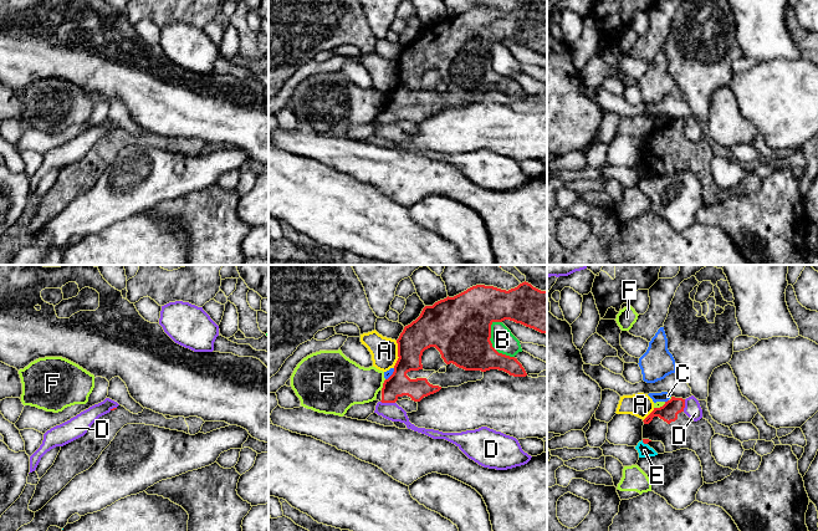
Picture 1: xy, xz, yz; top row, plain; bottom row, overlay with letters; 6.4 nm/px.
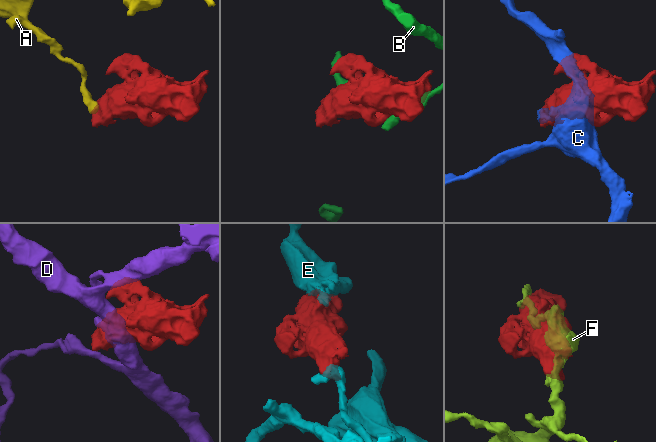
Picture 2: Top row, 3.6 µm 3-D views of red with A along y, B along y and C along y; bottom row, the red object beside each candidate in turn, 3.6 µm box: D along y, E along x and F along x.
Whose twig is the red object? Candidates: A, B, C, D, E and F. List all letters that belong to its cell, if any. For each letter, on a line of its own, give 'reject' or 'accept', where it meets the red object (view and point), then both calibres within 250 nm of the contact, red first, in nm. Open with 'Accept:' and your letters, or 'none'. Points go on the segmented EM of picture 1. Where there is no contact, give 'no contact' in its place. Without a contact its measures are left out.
Accept: none
A: reject | xz (398, 355) | 220/180 nm
B: reject | xz (491, 345) | 400/150 nm
C: reject | yz (668, 401) | 120/60 nm
D: reject | xz (388, 402) | 160/110 nm
E: reject | yz (644, 443) | 30/90 nm
F: reject | xz (383, 384) | 160/300 nm

